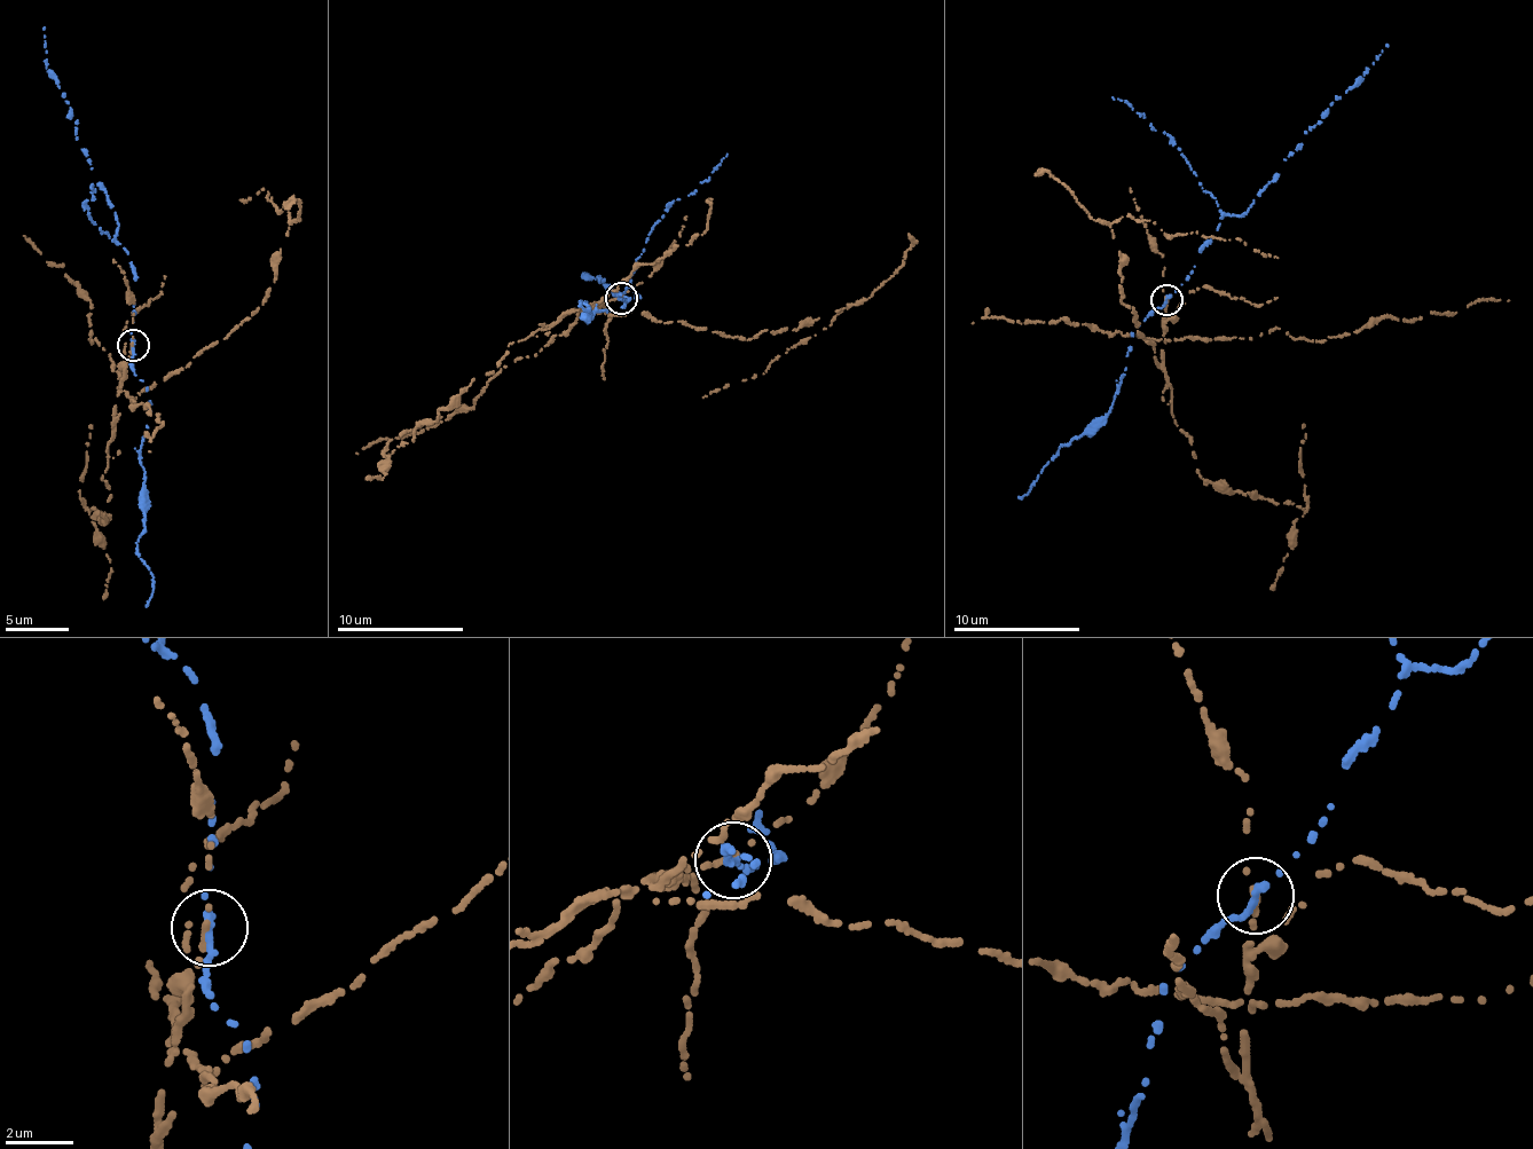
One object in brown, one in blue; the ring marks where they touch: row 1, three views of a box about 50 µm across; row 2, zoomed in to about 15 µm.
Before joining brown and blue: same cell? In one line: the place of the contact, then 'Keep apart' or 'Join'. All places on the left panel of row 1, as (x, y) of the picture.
Place: (133, 345). Keep apart

